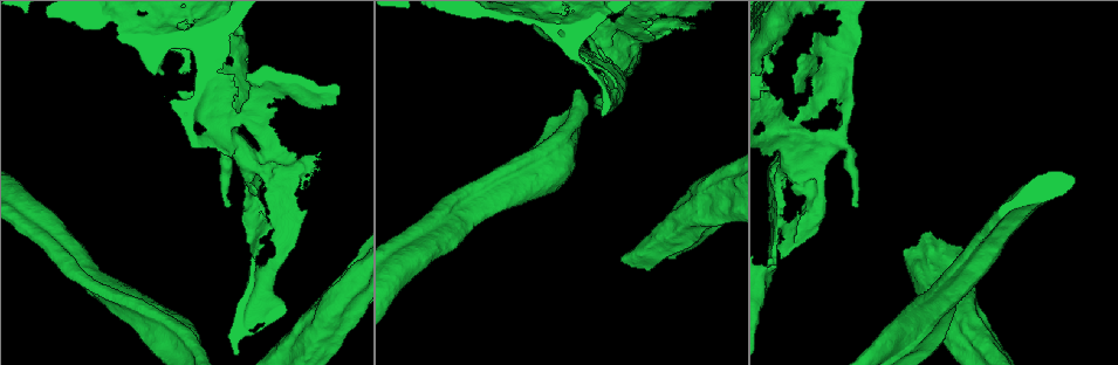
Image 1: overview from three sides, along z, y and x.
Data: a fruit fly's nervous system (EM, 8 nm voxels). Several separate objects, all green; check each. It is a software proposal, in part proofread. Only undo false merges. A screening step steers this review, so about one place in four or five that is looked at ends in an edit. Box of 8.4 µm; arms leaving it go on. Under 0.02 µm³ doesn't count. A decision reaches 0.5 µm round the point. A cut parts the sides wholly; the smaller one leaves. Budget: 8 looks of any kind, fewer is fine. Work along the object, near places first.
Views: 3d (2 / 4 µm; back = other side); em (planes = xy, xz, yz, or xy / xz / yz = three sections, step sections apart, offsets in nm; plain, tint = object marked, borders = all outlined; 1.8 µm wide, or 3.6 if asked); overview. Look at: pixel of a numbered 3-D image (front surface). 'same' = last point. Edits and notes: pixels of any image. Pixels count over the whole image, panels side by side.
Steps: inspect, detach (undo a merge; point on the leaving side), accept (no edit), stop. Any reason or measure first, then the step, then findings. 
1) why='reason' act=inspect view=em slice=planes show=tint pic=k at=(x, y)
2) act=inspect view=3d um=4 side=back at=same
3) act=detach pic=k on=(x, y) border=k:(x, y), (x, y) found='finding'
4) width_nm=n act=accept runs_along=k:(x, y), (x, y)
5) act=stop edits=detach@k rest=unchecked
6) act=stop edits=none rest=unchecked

why='three-way junction' act=inspect view=em slice=planes show=borders pic=1 at=(847, 96)

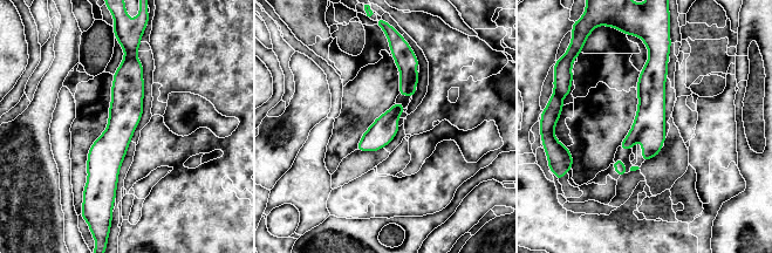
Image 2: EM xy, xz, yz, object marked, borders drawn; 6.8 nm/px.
act=accept runs_along=2:(129, 59), (110, 198) found='all the same cell'

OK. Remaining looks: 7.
why='four arms meet' act=inspect view=em slice=planes show=tint pic=1 at=(176, 39)

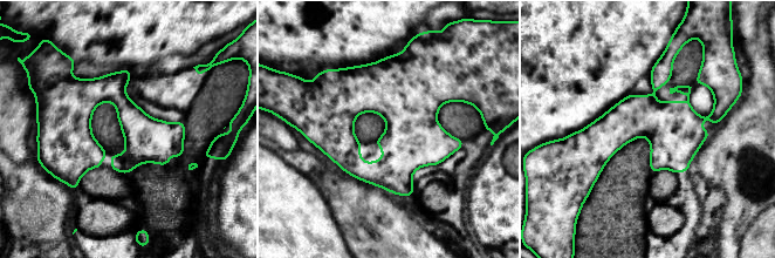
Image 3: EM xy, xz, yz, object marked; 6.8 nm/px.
act=accept runs_along=3:(719, 114), (625, 121), (581, 137) found='one cell here'

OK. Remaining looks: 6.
why='calibre changes' act=inspect view=em um=3.6 slice=xy step=4 show=tint pic=1 at=(99, 283)

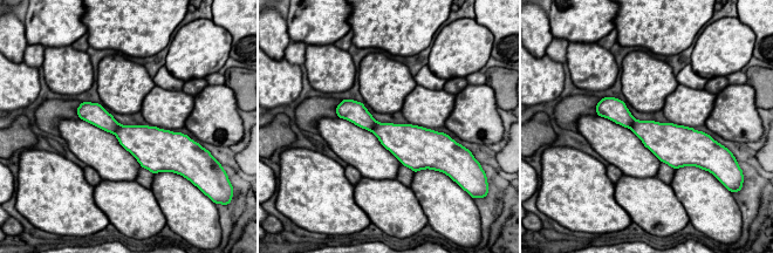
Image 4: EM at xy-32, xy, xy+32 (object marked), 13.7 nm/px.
act=detach pic=4 on=(360, 116) border=4:(377, 122), (371, 131) found='a second cell is stuck on'

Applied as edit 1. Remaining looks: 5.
act=stop edits=detach@4 rest=unchecked

